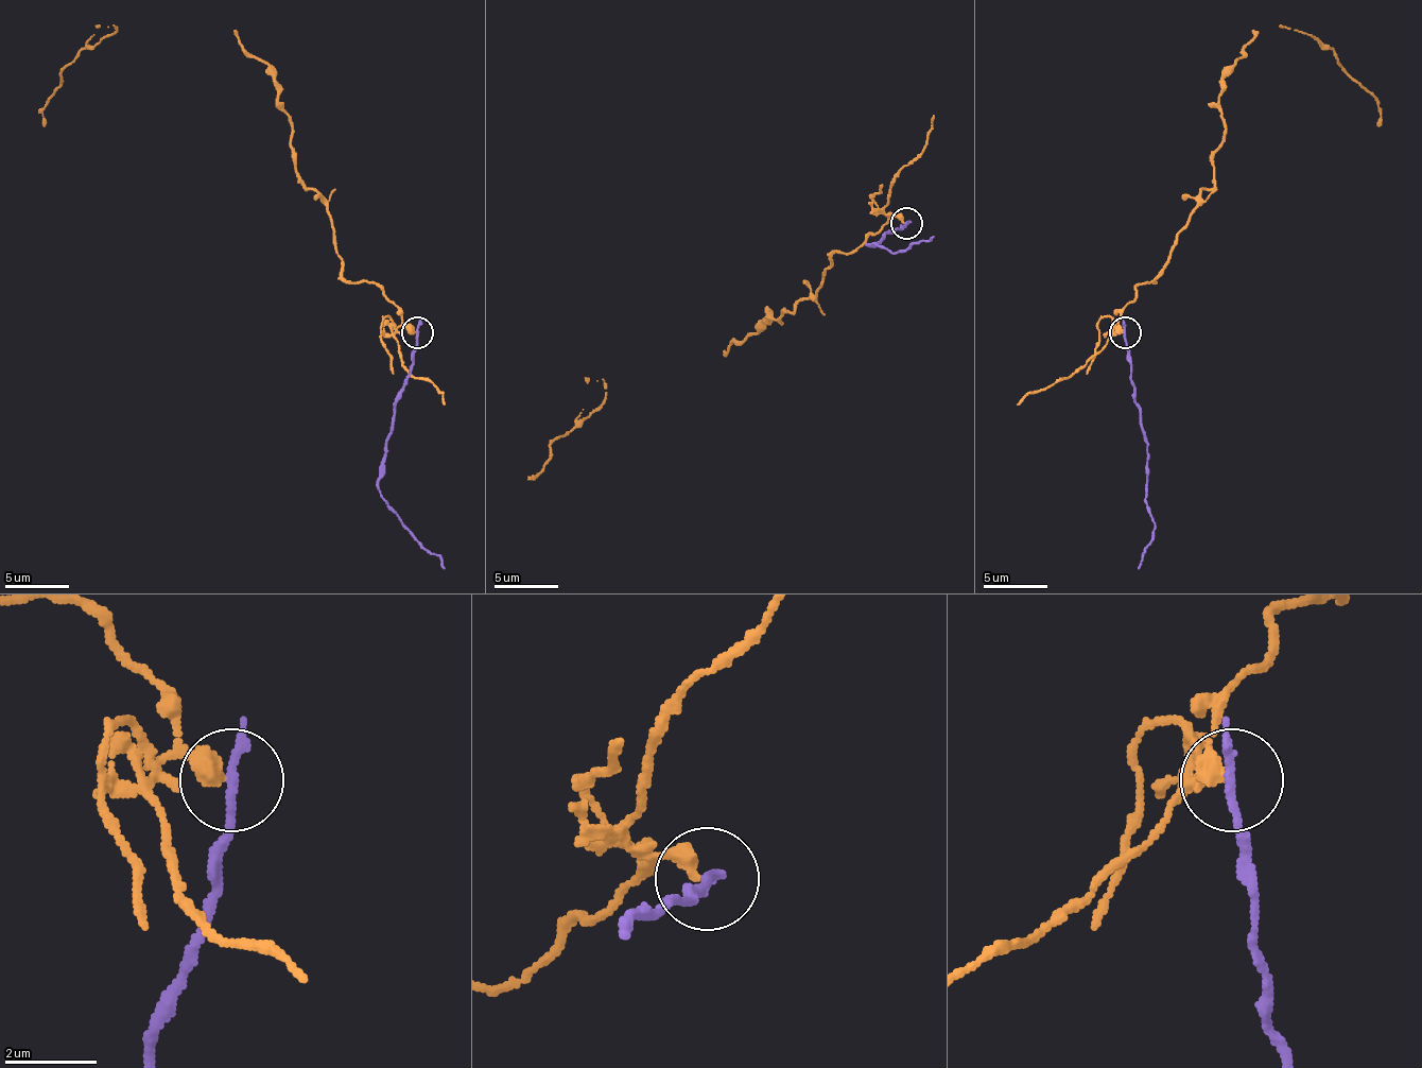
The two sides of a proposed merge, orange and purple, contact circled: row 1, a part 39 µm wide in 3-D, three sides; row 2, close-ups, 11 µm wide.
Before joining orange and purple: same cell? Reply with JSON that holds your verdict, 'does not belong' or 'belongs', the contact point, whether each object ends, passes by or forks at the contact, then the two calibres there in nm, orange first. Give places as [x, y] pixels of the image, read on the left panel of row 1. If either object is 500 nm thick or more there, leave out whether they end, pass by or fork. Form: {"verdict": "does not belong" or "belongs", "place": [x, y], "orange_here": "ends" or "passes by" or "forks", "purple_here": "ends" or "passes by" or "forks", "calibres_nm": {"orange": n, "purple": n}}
{"verdict": "does not belong", "place": [417, 332], "orange_here": "ends", "purple_here": "passes by", "calibres_nm": {"orange": 400, "purple": 180}}

